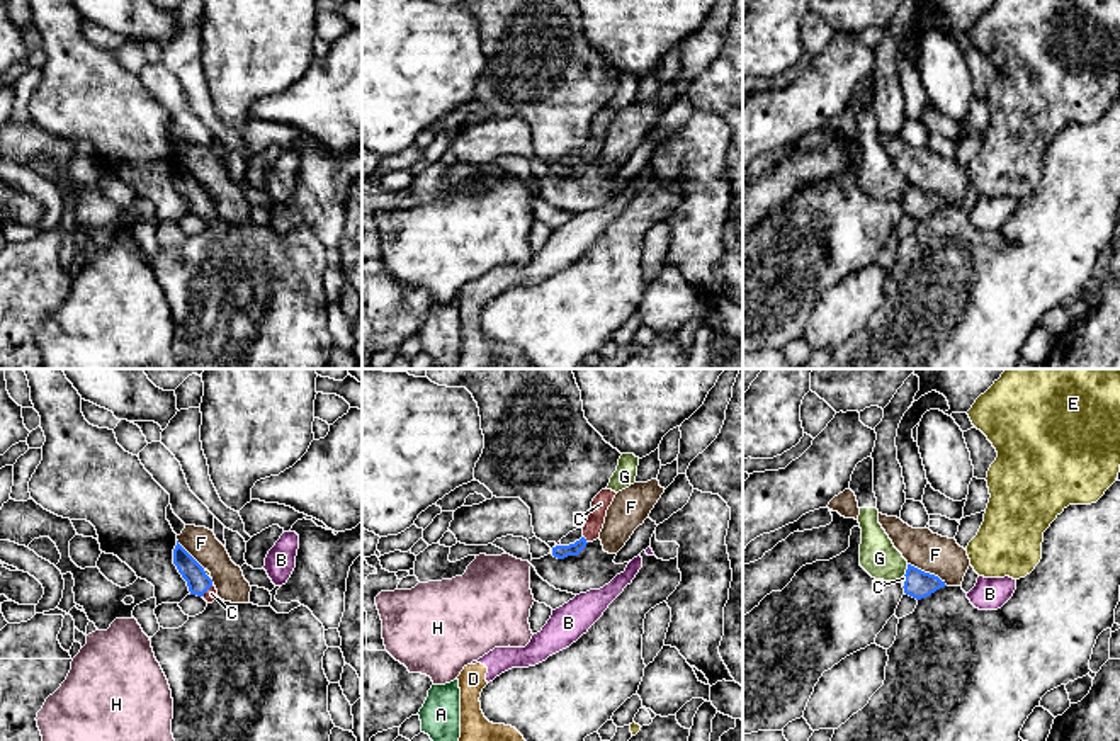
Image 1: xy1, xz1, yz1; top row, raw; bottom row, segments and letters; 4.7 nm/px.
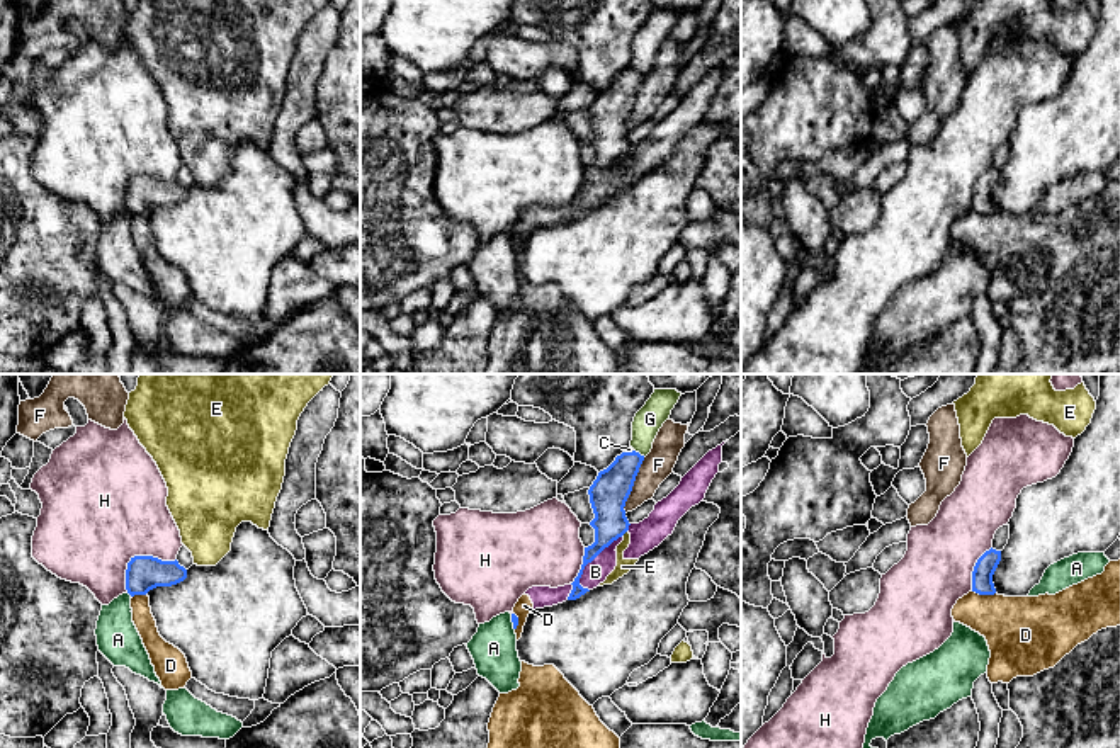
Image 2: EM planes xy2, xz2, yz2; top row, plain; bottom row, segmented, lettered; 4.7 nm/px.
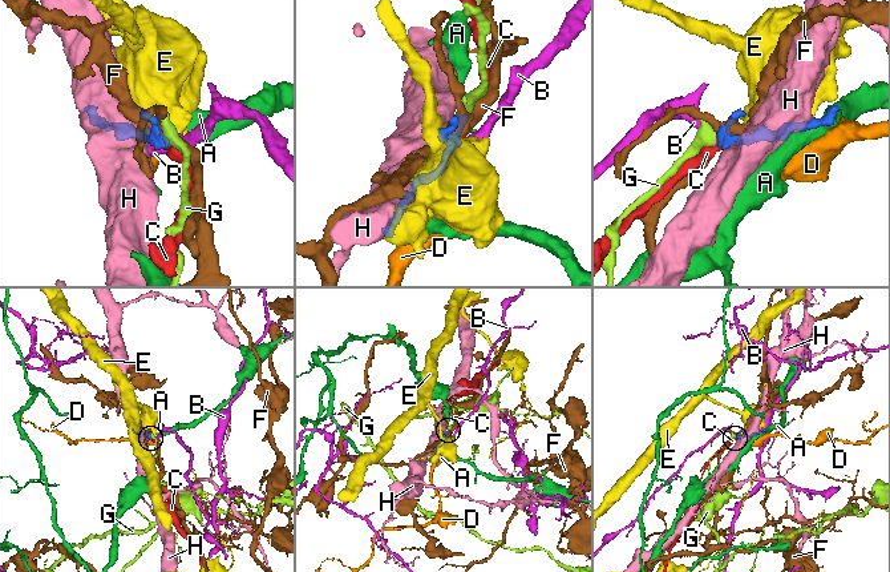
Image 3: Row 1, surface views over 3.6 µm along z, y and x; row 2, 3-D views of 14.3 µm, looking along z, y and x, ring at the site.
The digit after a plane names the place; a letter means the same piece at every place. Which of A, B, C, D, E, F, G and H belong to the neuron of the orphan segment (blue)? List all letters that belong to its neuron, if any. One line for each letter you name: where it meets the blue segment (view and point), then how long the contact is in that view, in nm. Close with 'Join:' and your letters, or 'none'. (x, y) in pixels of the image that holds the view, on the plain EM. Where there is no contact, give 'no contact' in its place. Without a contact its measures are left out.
C: xy1 (208, 208) | 90 nm
Join: C

